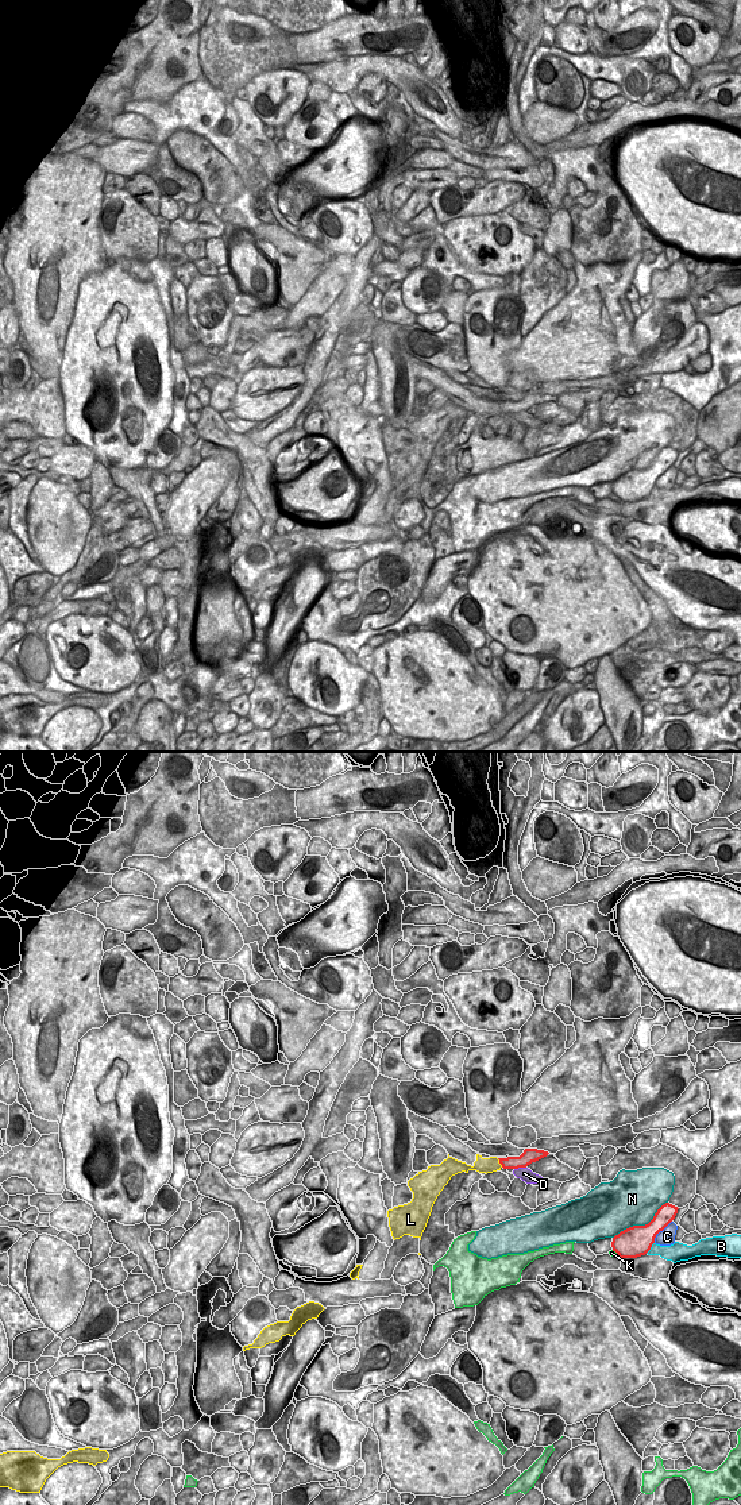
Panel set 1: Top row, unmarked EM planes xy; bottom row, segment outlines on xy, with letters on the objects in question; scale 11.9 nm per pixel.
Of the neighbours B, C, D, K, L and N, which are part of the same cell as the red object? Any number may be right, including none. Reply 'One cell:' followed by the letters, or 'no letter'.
One cell: L

